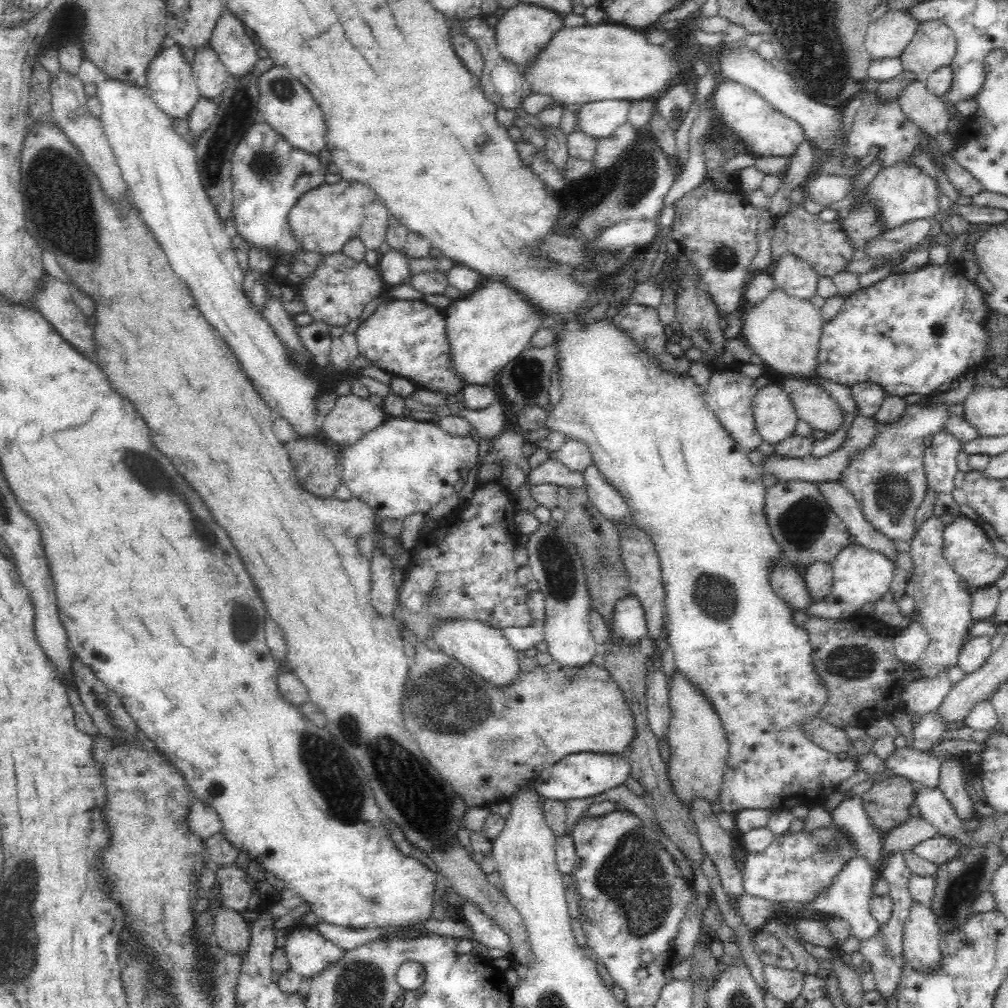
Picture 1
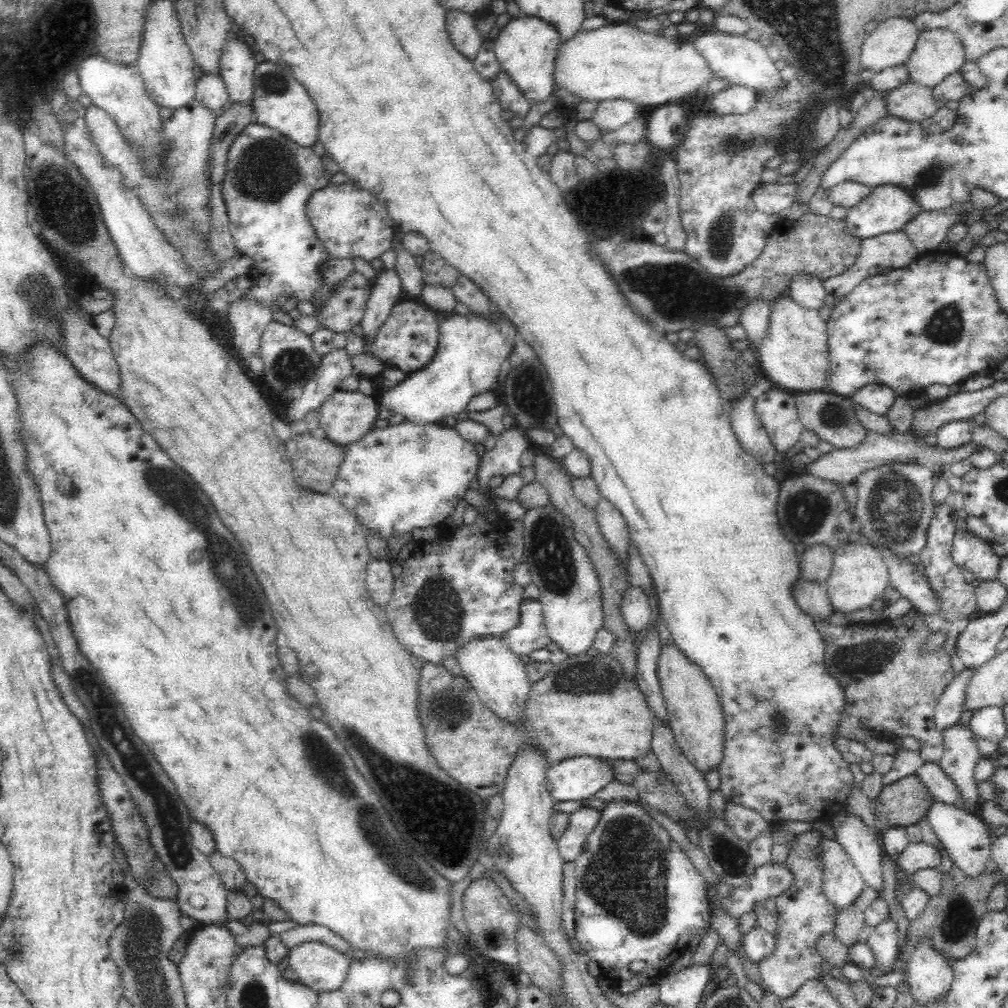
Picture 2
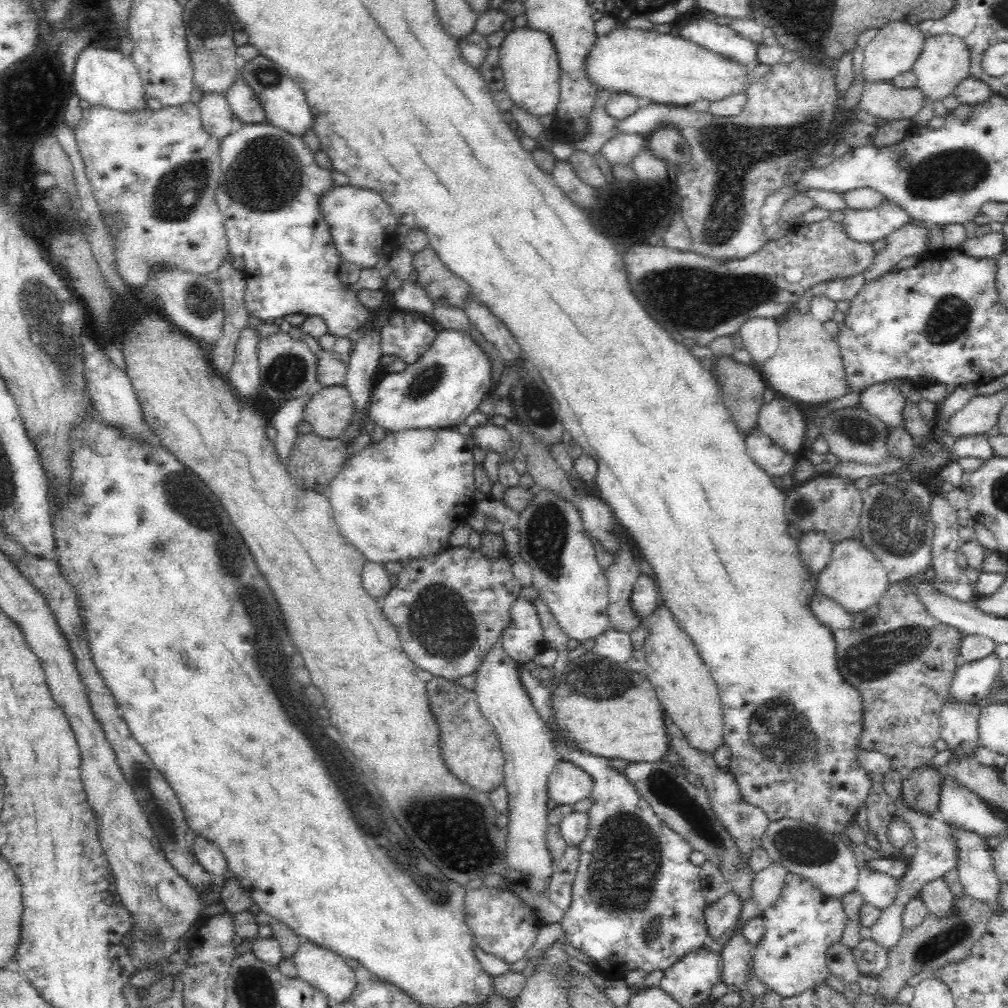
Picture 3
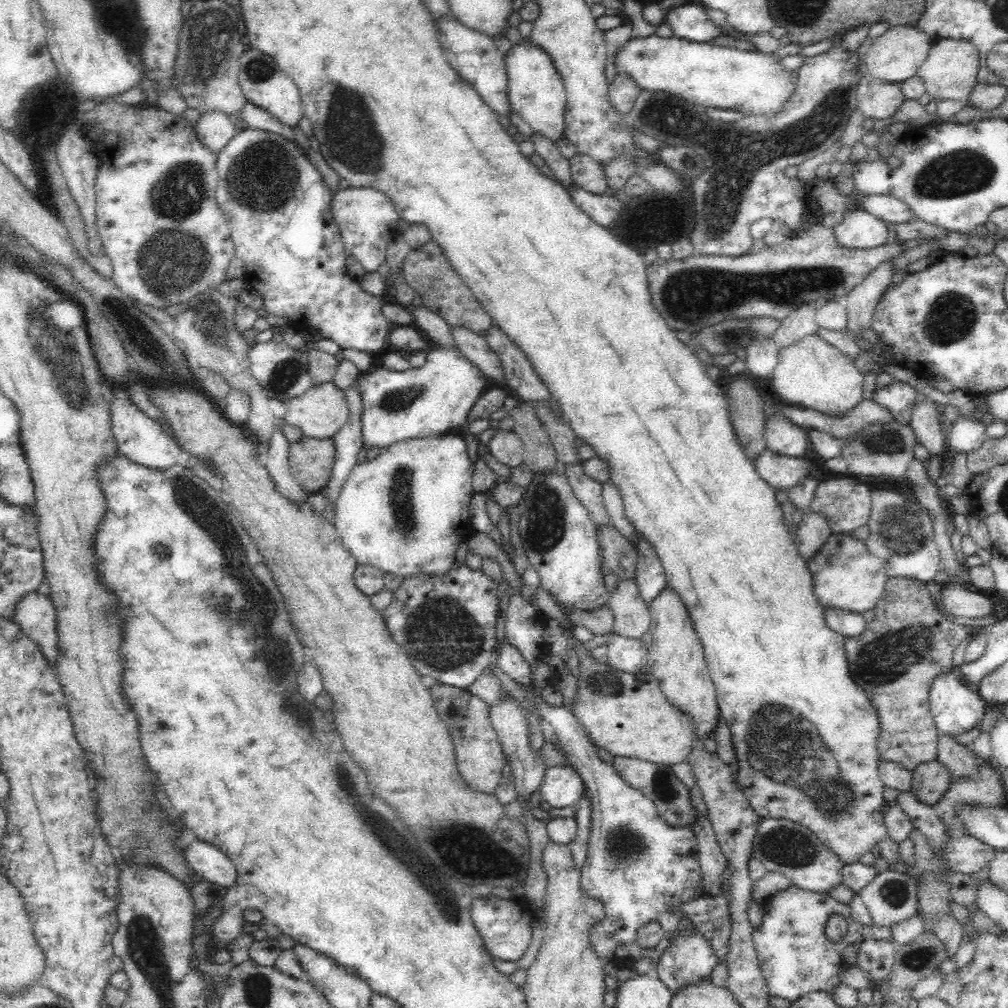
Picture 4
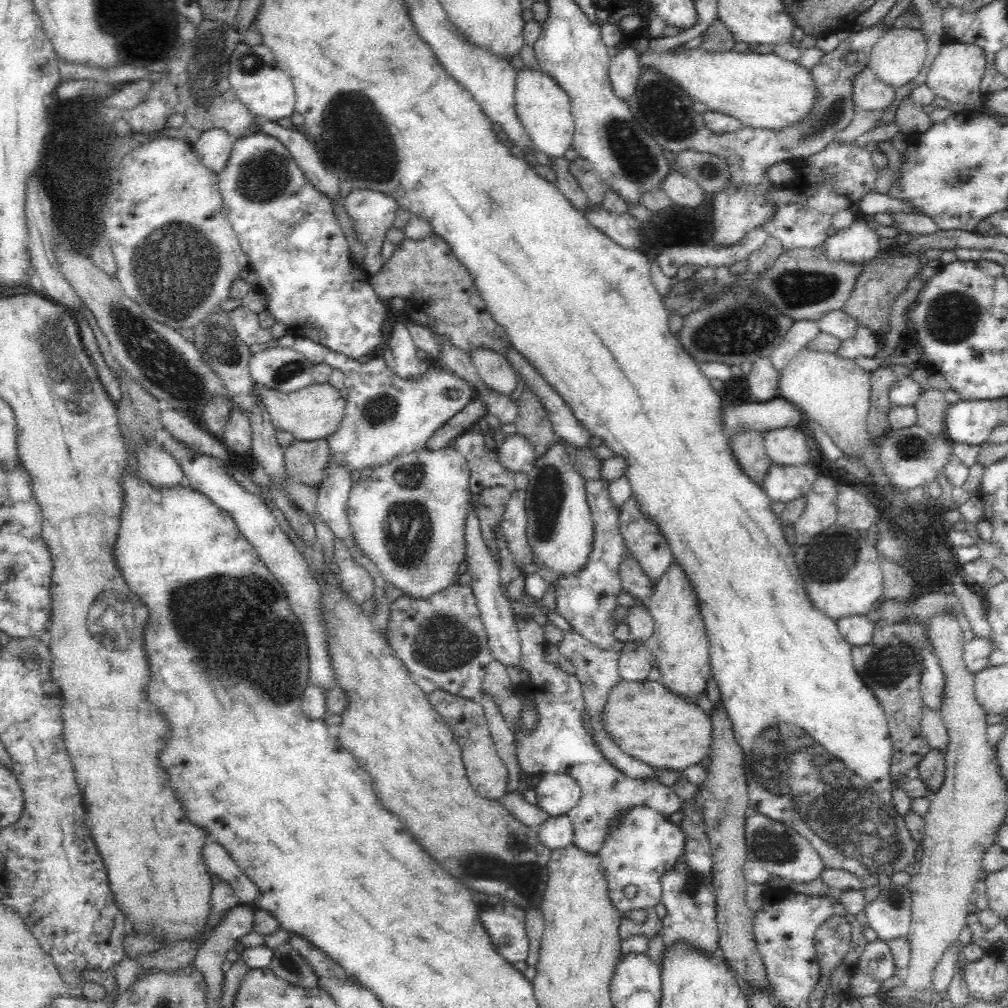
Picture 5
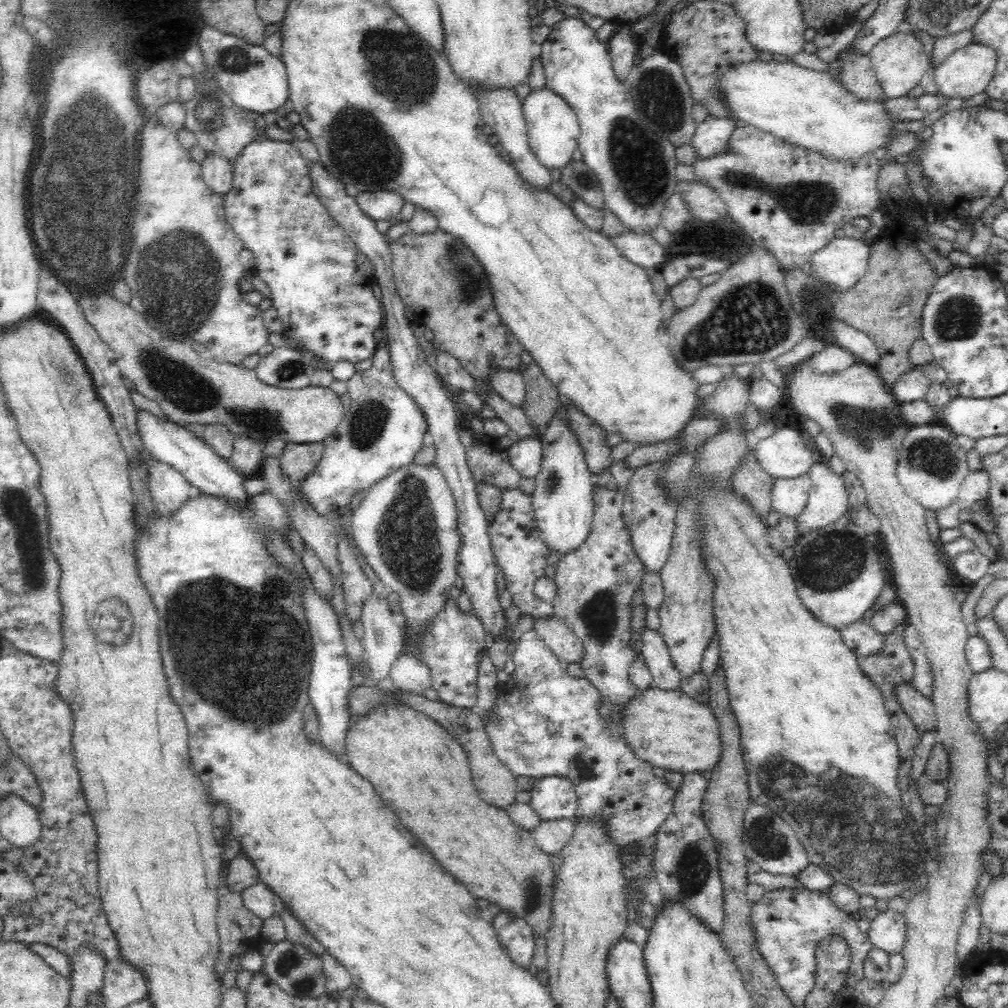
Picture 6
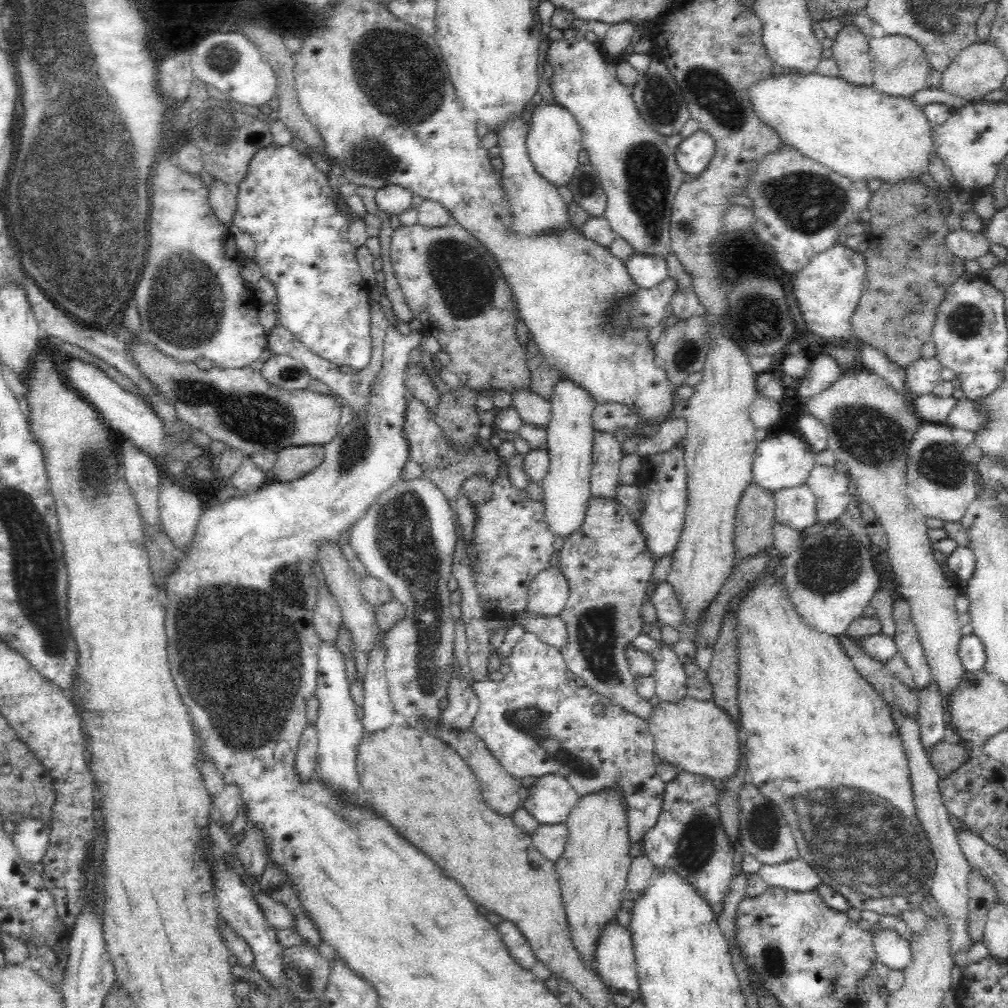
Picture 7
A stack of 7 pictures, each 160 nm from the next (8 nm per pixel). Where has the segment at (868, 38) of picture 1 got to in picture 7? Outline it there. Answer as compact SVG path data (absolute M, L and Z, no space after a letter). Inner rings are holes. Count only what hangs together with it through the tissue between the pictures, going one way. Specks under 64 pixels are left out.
M898 35L882 36L882 38L872 37L869 39L869 55L872 61L872 86L876 90L890 96L911 97L915 92L926 89L926 80L928 80L929 75L928 70L930 70L929 61L922 47L915 40Z

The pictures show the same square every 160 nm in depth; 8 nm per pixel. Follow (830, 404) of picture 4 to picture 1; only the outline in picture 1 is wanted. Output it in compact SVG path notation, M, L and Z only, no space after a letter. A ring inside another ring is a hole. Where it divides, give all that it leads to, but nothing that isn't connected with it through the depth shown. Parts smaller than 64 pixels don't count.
M774 289L753 307L744 305L744 323L740 337L753 350L763 365L785 378L814 378L817 374L819 342L825 320L809 300L791 297L786 291Z

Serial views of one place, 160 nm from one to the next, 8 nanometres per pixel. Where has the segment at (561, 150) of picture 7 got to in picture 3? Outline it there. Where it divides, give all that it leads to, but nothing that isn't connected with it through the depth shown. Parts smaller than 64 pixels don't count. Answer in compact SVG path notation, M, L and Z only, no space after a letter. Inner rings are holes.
M515 28L499 46L499 63L505 88L516 107L540 118L556 114L560 100L560 67L552 39L546 32L530 28Z

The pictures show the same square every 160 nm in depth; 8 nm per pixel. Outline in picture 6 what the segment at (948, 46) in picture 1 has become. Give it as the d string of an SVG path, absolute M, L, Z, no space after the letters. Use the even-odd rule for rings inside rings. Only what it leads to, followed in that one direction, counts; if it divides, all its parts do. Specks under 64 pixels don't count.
M972 42L954 51L933 77L941 96L968 99L985 92L996 65L997 54L992 47Z

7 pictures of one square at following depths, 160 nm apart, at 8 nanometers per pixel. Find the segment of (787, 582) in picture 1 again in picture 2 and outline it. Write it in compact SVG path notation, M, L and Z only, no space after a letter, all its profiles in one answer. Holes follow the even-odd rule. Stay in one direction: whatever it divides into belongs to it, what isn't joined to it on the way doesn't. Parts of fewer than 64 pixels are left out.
M800 576L792 589L792 594L798 606L816 620L826 621L836 612L824 585L819 582L812 582Z

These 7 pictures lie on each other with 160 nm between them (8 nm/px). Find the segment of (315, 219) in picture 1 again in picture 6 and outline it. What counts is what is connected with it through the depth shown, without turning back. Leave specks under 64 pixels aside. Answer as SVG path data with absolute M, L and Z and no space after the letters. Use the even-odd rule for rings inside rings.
M388 190L361 192L355 199L358 206L374 221L393 221L405 204L401 194Z

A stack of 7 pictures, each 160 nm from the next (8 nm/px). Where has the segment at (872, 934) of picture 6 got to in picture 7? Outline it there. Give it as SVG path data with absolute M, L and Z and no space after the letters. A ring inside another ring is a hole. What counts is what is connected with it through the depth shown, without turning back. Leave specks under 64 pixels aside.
M881 929L873 934L872 940L877 960L890 970L903 971L911 963L910 943L896 932Z

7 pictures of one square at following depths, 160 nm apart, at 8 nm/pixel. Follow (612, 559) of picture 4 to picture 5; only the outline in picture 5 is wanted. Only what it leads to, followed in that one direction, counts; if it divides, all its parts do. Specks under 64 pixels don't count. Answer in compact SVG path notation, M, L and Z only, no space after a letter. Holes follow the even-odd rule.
M626 554L620 563L620 578L623 590L635 598L648 600L655 591L656 581L642 570L640 563L631 554Z

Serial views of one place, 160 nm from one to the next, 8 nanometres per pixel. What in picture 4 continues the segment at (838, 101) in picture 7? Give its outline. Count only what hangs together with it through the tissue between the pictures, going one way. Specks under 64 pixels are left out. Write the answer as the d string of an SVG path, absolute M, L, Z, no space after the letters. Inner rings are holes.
M650 35L629 40L611 49L608 57L616 59L617 73L629 74L641 89L667 92L702 109L724 108L743 115L775 115L791 99L797 85L796 70L785 69L774 54L712 46L673 36Z

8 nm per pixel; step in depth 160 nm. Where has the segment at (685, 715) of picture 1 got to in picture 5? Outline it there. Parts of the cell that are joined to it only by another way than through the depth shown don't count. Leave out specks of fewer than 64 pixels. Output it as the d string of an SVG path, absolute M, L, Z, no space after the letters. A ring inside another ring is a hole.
M672 558L668 570L656 581L655 591L646 603L655 629L652 638L641 644L655 657L654 665L657 665L662 673L660 681L664 686L695 702L695 697L705 692L710 676L710 640L700 614L694 587L675 558Z

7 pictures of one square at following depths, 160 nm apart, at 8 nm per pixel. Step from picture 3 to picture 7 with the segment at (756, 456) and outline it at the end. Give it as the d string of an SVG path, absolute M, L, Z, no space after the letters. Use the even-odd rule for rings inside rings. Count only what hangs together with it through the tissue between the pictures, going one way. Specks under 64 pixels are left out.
M808 485L777 490L775 499L775 522L803 531L817 523L816 498Z

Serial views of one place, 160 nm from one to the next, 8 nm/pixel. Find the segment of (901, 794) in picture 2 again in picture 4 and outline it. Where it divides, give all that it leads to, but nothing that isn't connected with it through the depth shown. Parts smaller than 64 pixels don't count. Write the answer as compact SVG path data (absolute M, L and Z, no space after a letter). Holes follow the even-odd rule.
M937 760L922 762L913 770L910 791L920 802L934 805L944 796L951 778L951 772L945 764Z

